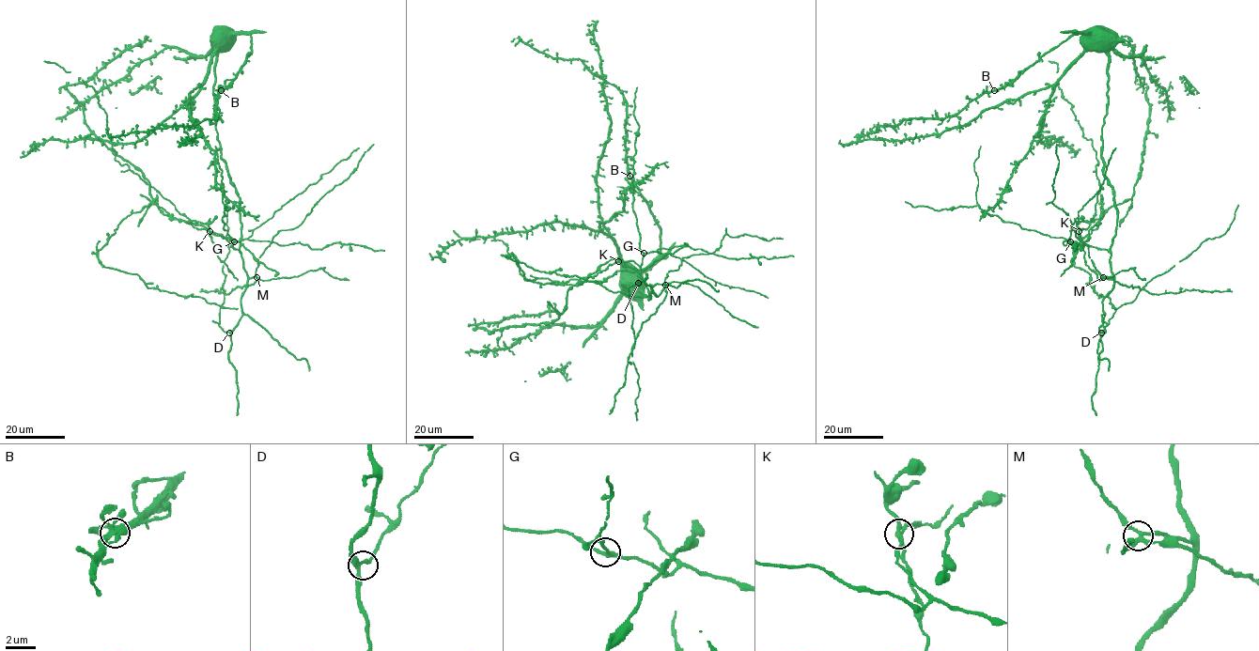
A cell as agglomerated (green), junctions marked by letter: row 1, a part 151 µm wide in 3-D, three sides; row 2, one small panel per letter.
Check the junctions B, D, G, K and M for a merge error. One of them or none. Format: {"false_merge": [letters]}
{"false_merge": ["K"]}

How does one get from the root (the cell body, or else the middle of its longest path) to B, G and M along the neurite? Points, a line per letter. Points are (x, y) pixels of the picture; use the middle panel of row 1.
B: (631, 283), (630, 278), (660, 253), (660, 226), (629, 176)
G: (631, 283), (622, 286), (626, 290), (622, 290), (625, 284), (630, 283), (650, 298), (640, 274), (644, 253)
M: (631, 283), (622, 286), (622, 290), (625, 284), (637, 286), (649, 299), (648, 292), (658, 295), (665, 285)

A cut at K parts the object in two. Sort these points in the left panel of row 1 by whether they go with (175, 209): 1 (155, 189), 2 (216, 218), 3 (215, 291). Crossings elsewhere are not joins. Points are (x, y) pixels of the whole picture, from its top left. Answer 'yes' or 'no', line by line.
1: yes
2: no
3: yes

